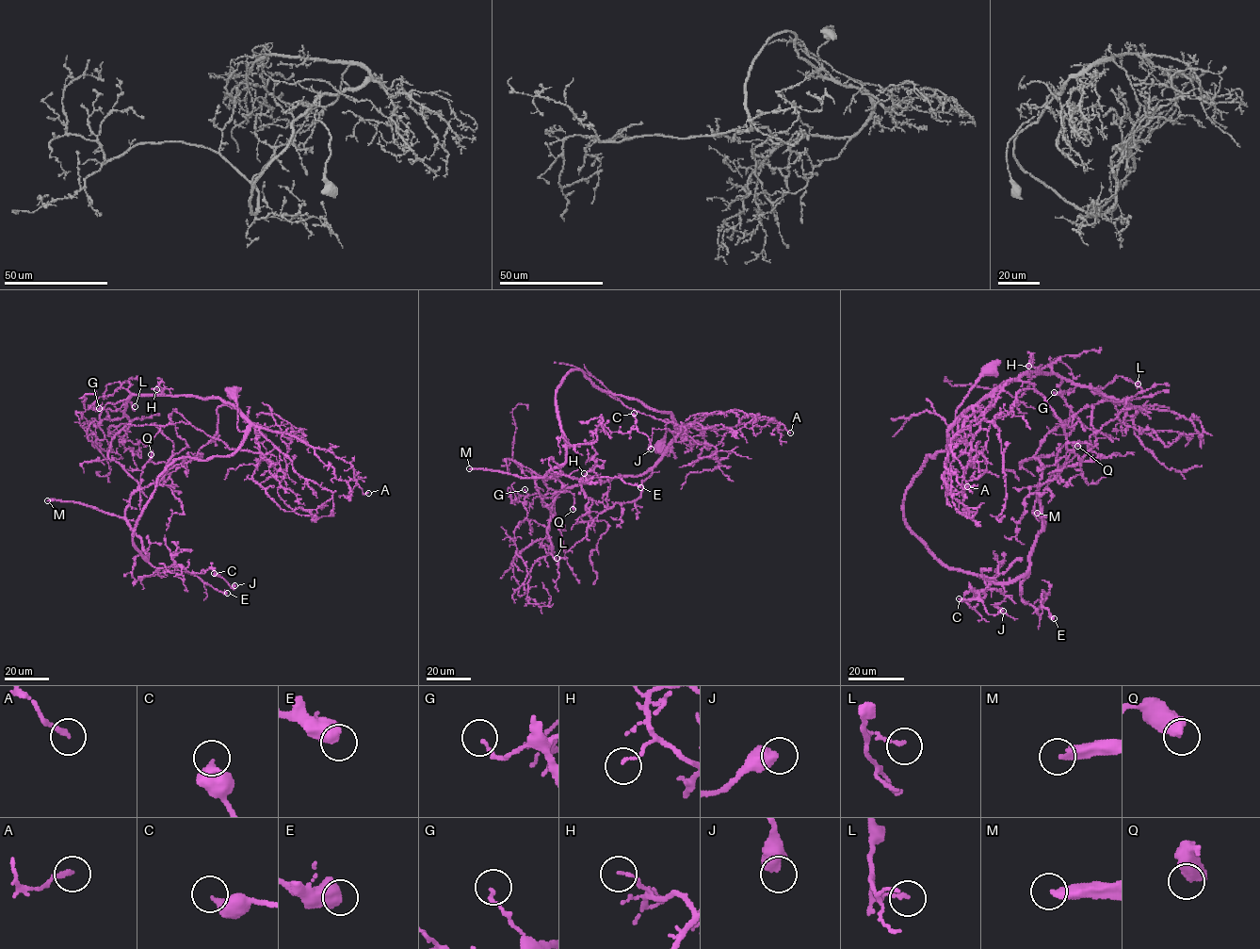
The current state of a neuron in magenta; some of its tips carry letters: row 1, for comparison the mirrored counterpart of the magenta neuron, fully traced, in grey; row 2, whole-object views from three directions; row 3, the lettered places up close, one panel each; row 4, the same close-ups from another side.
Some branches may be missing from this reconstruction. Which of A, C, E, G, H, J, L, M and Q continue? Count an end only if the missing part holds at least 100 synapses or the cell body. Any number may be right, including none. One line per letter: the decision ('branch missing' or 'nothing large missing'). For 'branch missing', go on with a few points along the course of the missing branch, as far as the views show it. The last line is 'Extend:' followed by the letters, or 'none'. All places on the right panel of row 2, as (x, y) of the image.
A: nothing large missing
C: nothing large missing
E: nothing large missing
G: nothing large missing
H: nothing large missing
J: nothing large missing
L: nothing large missing
M: branch missing; missing branch runs (1037, 513), (1047, 521), (1046, 538), (1047, 522), (1074, 498), (1130, 465), (1150, 436), (1202, 417), (1221, 422)
Q: nothing large missing
Extend: M

